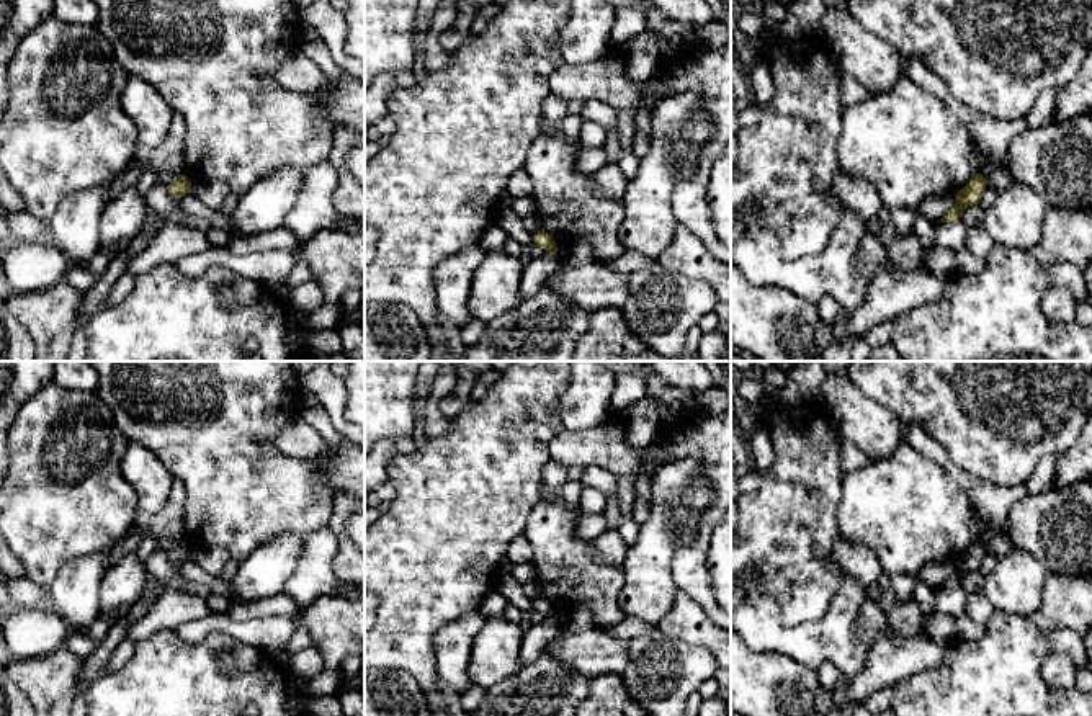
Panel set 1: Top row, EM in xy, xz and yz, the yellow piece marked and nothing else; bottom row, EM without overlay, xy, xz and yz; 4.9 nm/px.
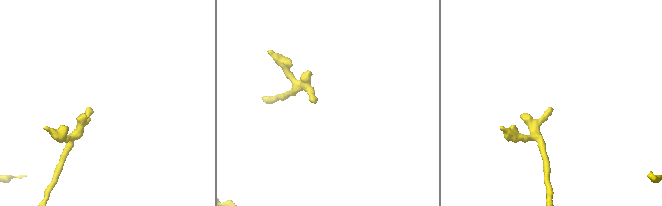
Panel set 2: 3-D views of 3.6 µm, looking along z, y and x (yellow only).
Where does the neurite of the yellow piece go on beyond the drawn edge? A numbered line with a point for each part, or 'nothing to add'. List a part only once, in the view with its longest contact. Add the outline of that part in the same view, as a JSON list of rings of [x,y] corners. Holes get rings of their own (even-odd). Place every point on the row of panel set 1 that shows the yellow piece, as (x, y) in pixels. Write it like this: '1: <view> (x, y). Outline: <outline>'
nothing to add

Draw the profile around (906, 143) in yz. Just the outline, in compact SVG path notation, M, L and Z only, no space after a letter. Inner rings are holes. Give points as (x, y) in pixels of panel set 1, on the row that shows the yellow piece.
M909 78L886 93L871 93L865 101L845 106L837 139L844 172L870 181L888 209L917 209L927 196L958 193L976 173L973 137L948 106Z

